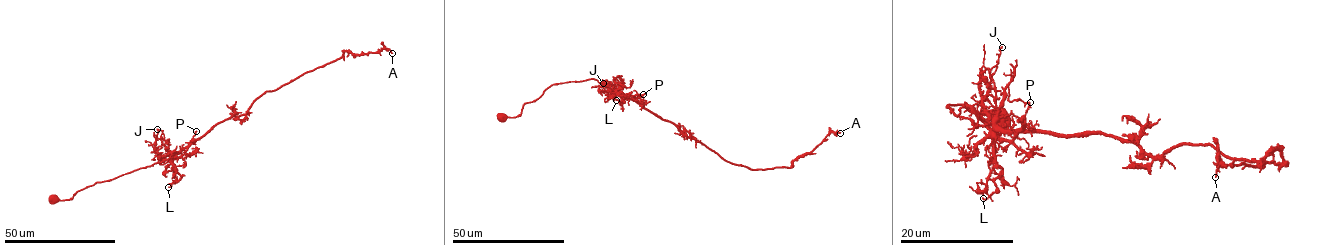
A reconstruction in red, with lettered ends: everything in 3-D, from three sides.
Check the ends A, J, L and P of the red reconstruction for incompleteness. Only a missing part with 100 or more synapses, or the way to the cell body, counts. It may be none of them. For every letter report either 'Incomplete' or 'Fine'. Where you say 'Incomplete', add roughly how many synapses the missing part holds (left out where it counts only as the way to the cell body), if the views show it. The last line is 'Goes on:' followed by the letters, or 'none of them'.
A: Fine
J: Fine
L: Fine
P: Fine
Goes on: none of them

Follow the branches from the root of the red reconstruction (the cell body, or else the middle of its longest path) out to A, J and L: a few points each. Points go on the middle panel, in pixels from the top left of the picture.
A: (501, 117), (517, 117), (553, 84), (594, 79), (726, 160), (752, 169), (789, 167), (831, 132), (840, 133)
J: (501, 117), (517, 117), (523, 104), (534, 101), (553, 84), (594, 79), (616, 91), (610, 81), (603, 83)
L: (501, 117), (517, 117), (523, 104), (552, 85), (571, 81), (595, 79), (624, 102), (616, 100)

